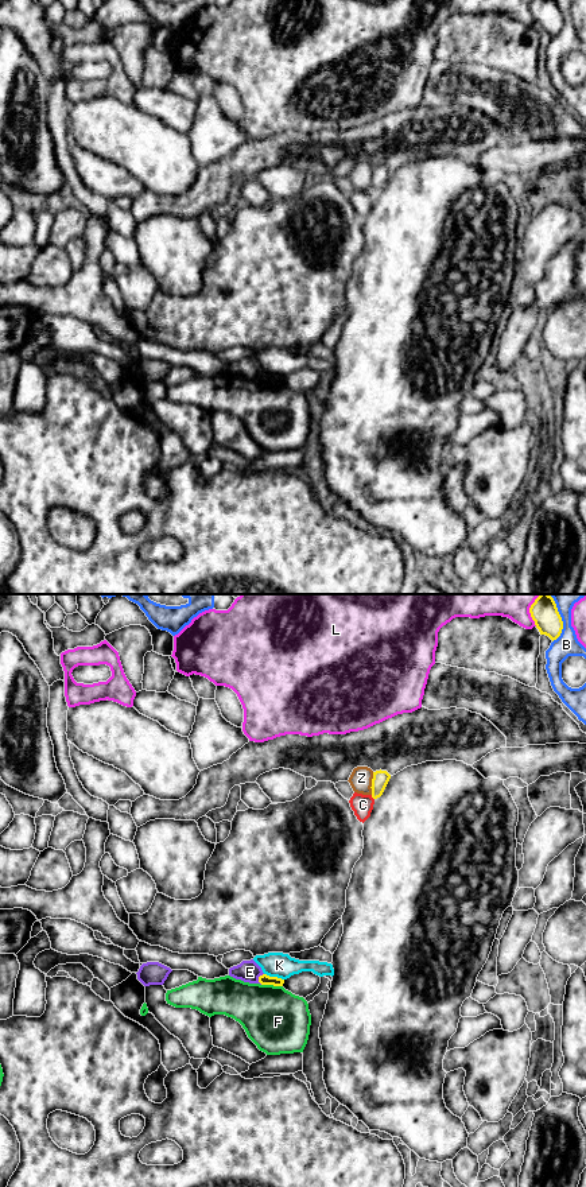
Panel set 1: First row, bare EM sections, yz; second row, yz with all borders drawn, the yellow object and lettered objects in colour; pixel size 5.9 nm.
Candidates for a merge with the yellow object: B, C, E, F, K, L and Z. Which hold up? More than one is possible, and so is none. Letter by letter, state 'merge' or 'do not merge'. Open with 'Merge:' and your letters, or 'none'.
Merge: none
B: do not merge
C: do not merge
E: do not merge
F: do not merge
K: do not merge
L: do not merge
Z: do not merge

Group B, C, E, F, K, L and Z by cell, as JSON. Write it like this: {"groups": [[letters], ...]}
{"groups": [["B"], ["C"], ["E", "Z"], ["F"], ["K"], ["L"]]}

